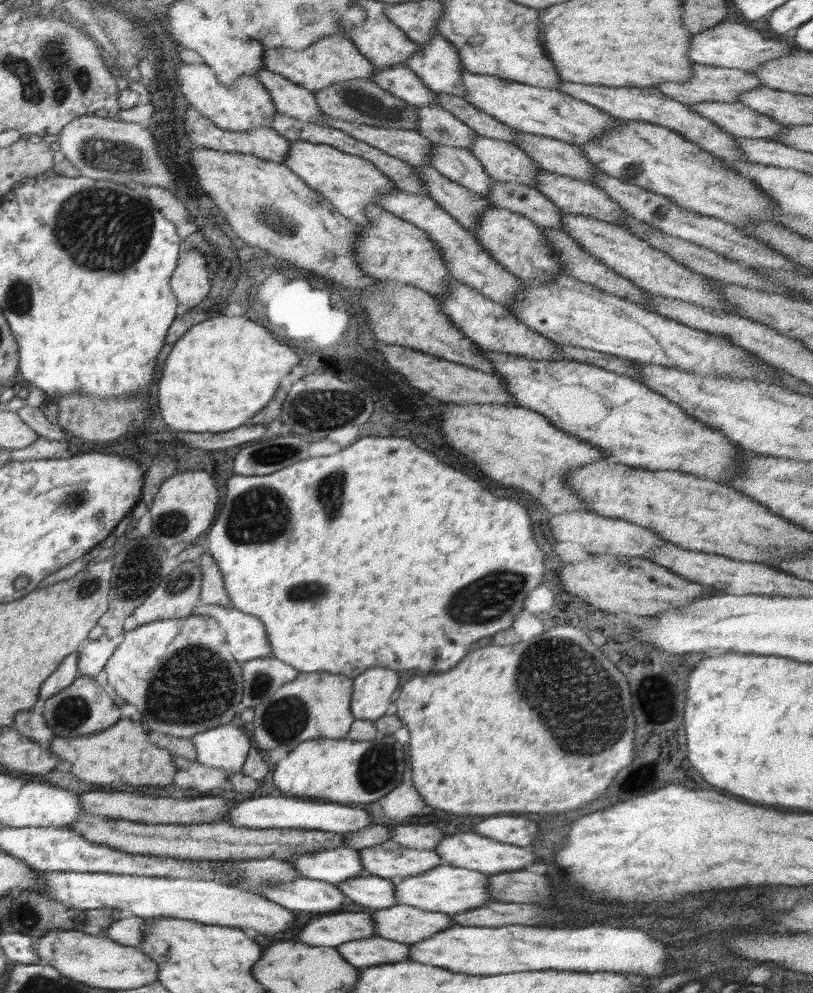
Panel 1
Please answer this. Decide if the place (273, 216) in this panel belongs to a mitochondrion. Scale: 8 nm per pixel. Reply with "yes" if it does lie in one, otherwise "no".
yes

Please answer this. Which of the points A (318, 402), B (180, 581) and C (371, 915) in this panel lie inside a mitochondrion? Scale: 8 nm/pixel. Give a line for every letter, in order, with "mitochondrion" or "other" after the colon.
A: mitochondrion
B: mitochondrion
C: other

